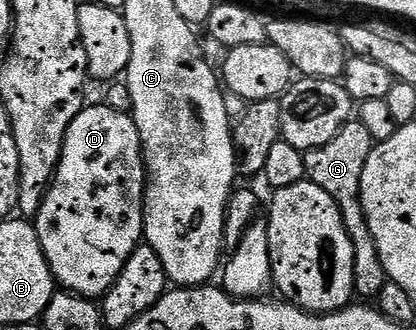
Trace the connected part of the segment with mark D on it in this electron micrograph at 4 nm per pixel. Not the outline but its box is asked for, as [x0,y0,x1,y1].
[33,103,147,299]

